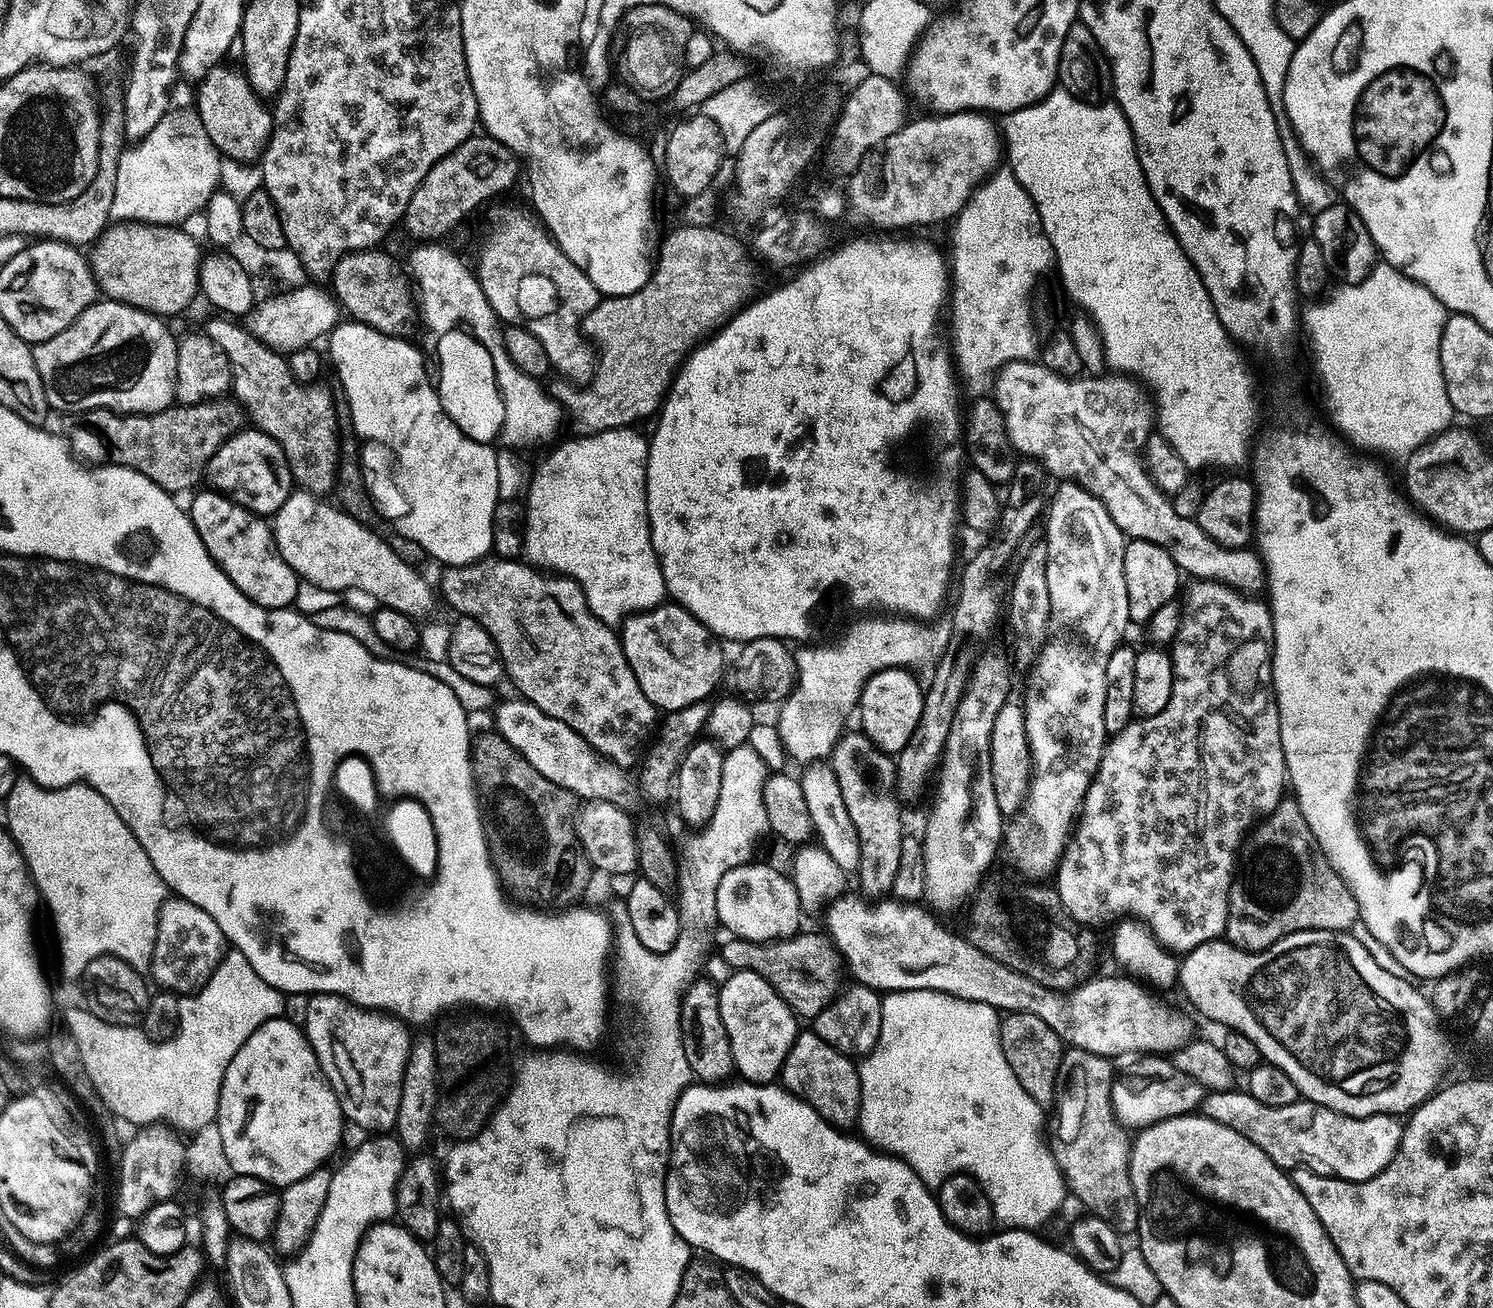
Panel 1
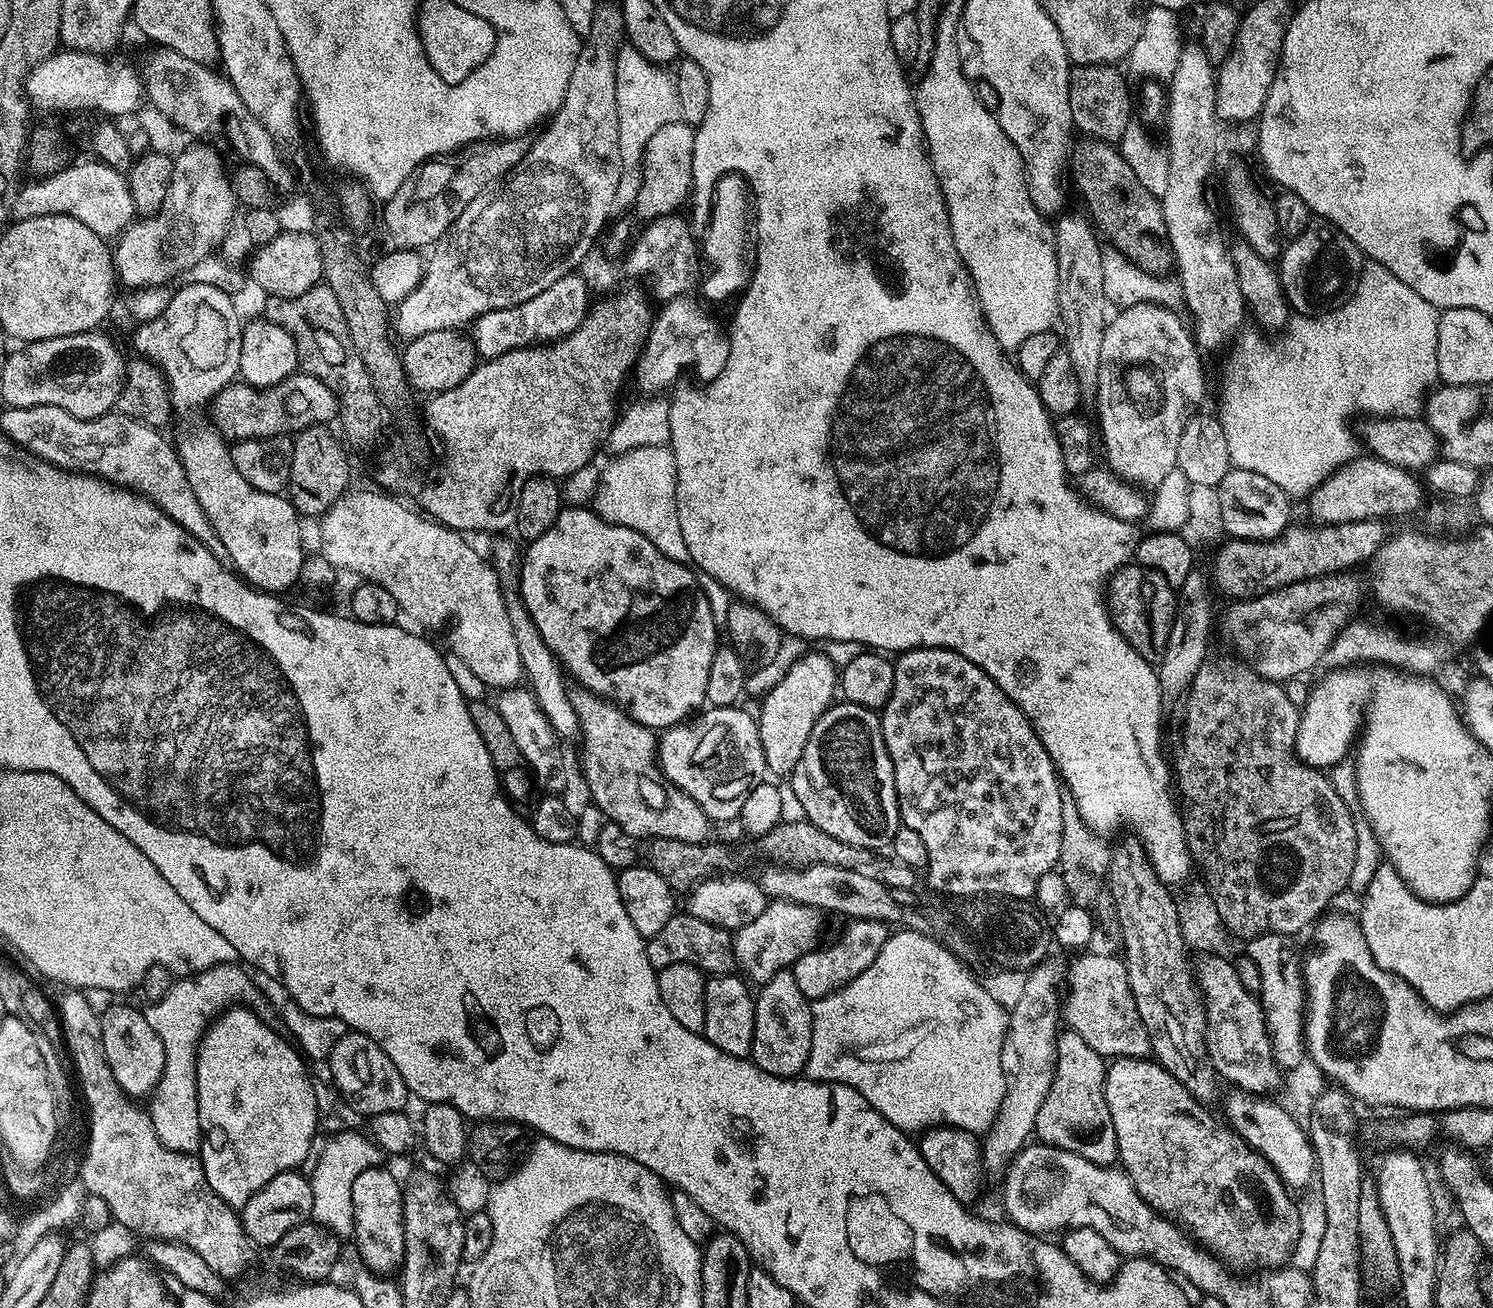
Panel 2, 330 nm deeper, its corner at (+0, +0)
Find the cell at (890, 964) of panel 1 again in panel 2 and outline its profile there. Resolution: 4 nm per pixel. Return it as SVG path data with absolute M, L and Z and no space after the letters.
M772 900L762 910L762 914L754 918L754 922L735 929L732 953L736 955L739 971L753 985L759 986L774 978L774 974L791 969L798 958L817 947L819 918L821 919L817 909L807 908L804 904L795 904L789 900Z

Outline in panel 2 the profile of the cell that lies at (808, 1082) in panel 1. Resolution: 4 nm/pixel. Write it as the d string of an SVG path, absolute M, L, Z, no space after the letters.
M791 970L774 974L764 984L759 985L754 996L754 1038L750 1059L766 1074L785 1078L796 1078L803 1073L810 1058L810 1038L812 1037L812 1006L798 990Z

